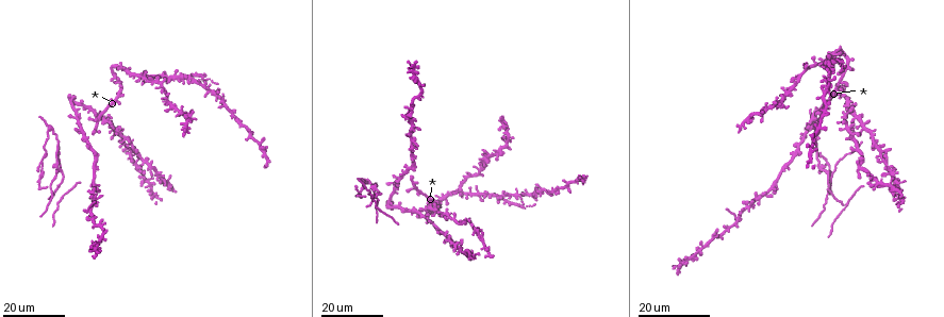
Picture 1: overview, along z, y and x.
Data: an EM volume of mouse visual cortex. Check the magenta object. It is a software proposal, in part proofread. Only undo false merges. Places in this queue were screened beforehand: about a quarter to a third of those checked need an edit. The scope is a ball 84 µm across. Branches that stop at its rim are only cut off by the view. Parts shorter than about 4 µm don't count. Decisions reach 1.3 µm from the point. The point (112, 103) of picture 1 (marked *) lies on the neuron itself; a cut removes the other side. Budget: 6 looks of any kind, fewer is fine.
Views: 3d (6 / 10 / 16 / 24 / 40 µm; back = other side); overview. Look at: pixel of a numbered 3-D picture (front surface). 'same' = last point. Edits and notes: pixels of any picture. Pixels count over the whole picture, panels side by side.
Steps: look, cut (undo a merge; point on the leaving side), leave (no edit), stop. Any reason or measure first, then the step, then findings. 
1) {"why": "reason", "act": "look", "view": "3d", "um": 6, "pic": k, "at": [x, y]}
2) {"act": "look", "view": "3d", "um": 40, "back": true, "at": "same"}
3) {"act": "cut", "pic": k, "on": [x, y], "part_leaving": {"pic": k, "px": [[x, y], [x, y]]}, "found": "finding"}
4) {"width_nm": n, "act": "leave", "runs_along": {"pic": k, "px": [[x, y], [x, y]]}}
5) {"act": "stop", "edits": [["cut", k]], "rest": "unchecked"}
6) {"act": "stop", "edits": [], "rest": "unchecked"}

{"why": "four or more arms meet", "act": "look", "view": "3d", "um": 16, "pic": 1, "at": [736, 219]}

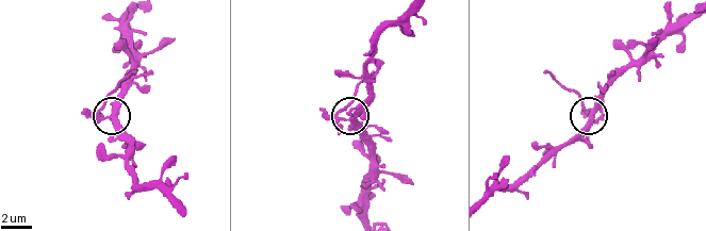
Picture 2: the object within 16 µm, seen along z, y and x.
{"act": "look", "view": "3d", "um": 6, "pic": 2, "at": [110, 115]}

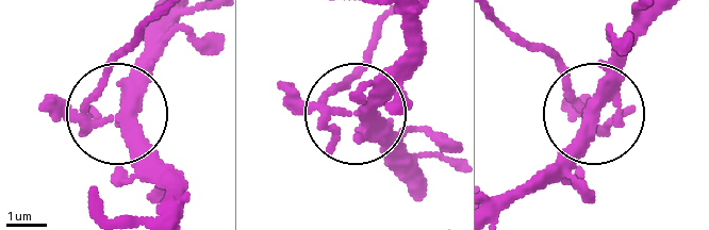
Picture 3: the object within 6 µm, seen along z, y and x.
{"act": "look", "view": "3d", "um": 6, "back": true, "pic": 3, "at": [122, 119]}

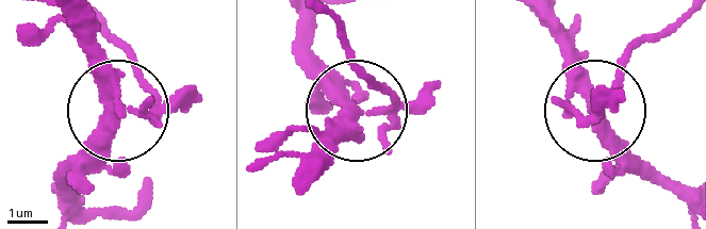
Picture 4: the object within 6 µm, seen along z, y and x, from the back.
{"arms": 5, "act": "cut", "pic": 4, "on": [191, 91], "part_leaving": {"pic": 4, "px": [[379, 105], [393, 95], [356, 64], [325, 14]]}, "found": "two neurons meet here"}

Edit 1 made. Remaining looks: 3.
{"act": "look", "view": "3d", "um": 16, "pic": 1, "at": [53, 128]}

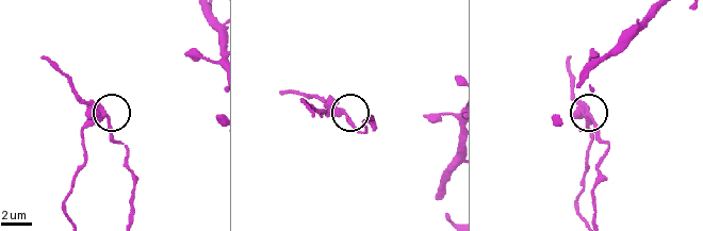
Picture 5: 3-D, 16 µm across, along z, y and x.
{"why": "zoom in", "act": "look", "view": "3d", "um": 10, "pic": 5, "at": [340, 114]}

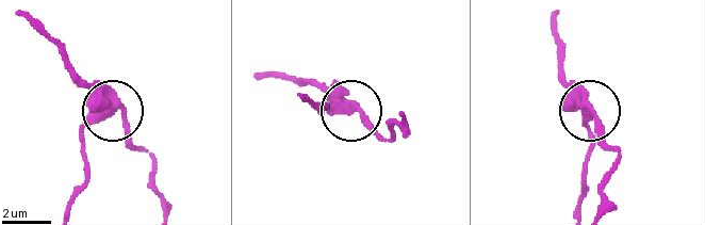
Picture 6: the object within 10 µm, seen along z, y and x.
{"act": "cut", "pic": 6, "on": [83, 132], "found": "a second neuron is stuck on"}

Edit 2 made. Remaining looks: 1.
{"act": "stop", "edits": [["cut", 4], ["cut", 6]], "rest": "unchecked"}

